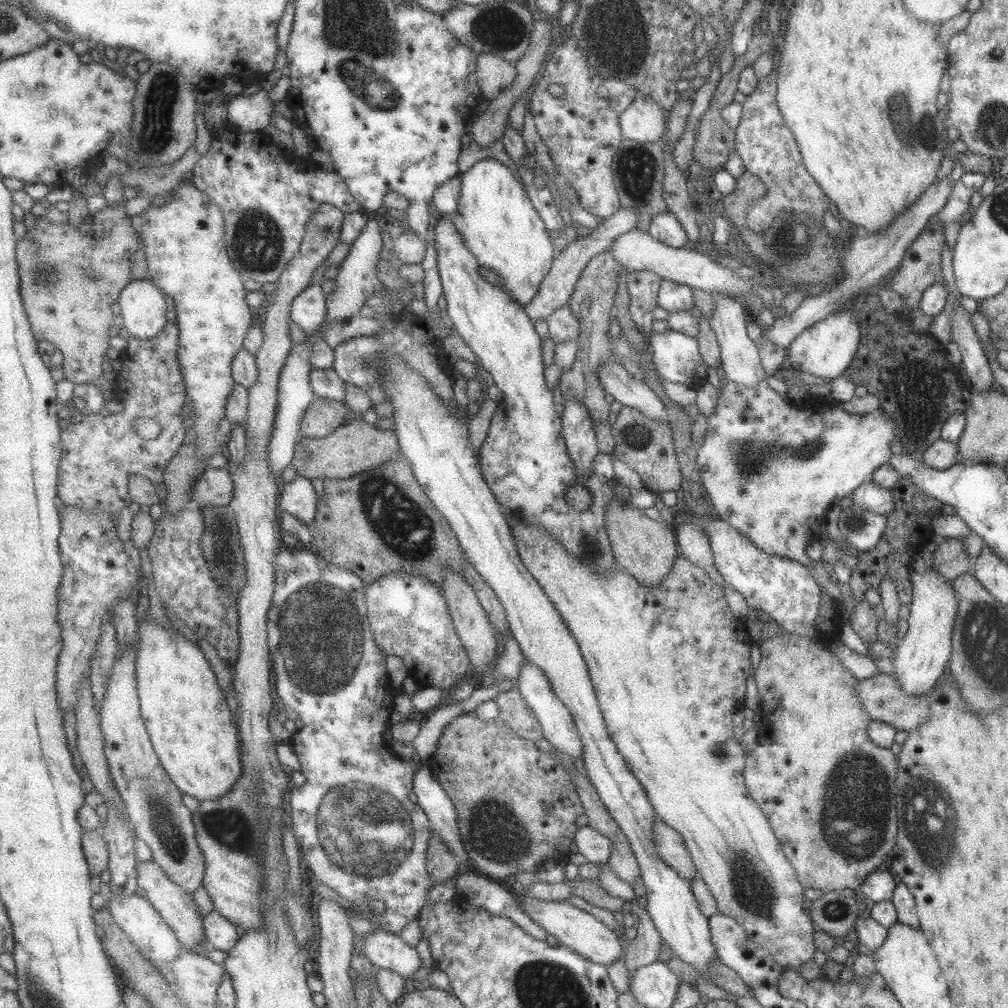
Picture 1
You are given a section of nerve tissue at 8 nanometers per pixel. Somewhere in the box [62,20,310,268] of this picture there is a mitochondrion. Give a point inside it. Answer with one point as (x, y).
(156, 136)

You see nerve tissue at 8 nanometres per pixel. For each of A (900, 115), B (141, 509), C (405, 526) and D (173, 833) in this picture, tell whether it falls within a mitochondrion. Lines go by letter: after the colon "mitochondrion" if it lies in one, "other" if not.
A: mitochondrion
B: other
C: mitochondrion
D: mitochondrion

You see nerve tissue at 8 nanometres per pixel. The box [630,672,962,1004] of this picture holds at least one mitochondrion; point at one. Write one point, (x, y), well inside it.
(856, 790)

